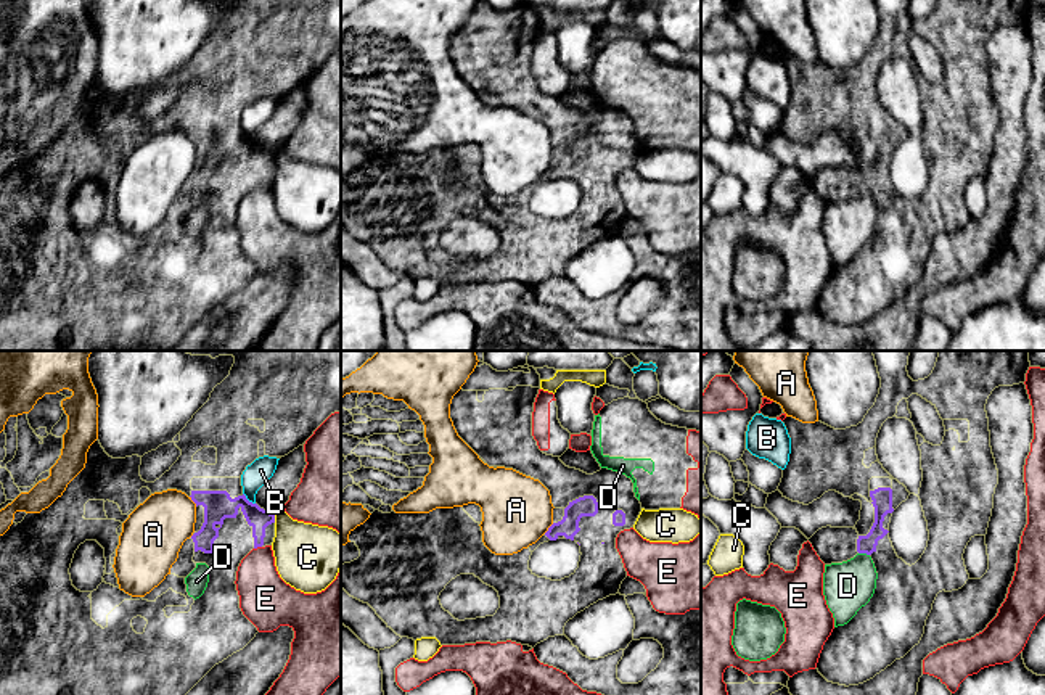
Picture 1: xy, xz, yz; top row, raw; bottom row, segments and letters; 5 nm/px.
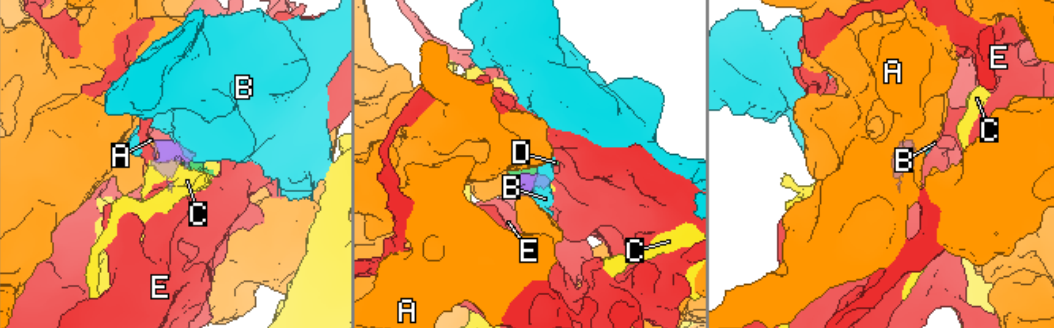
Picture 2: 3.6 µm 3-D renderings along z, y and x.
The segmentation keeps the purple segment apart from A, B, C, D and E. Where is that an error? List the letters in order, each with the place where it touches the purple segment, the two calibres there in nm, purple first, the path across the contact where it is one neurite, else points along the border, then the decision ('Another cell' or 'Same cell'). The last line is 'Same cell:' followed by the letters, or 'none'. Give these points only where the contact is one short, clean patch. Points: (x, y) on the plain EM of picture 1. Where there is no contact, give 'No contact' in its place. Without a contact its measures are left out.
A: Touches purple at xz (549, 168). Thickness 110 nm (purple) against 360 nm. Boundary: xz (553, 163), (544, 172). Another cell
B: Touches purple at xy (246, 139). Thickness 140 nm (purple) against 120 nm. Boundary: xy (243, 132), (254, 143). Another cell
C: Touches purple at xy (274, 158). Thickness 110 nm (purple) against 320 nm. Boundary: xy (274, 153), (275, 161). Another cell
D: Touches purple at yz (864, 192). Thickness 100 nm (purple) against 240 nm. Boundary: yz (859, 192), (868, 195). Another cell
E: Touches purple at xy (258, 185). Thickness 110 nm (purple) against 240 nm. Another cell
Same cell: none

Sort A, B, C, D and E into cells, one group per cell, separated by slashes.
A / B / C / D E

